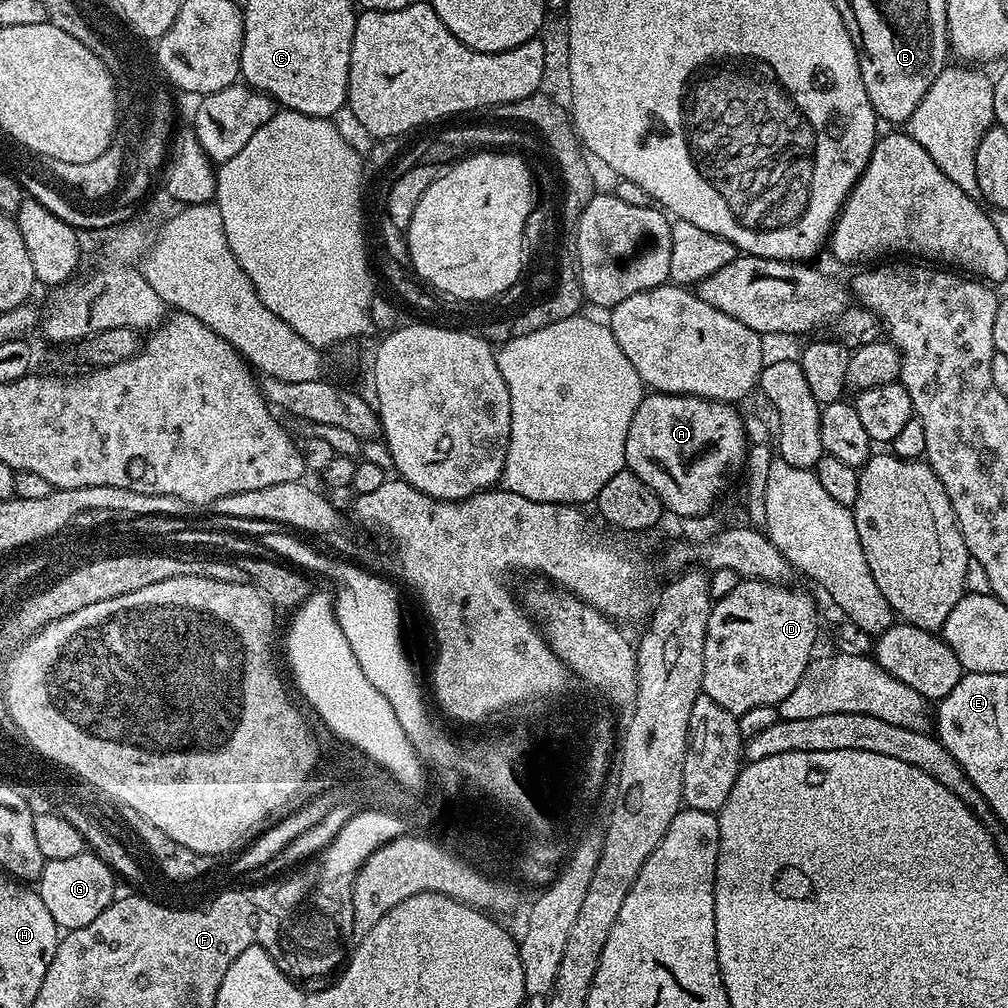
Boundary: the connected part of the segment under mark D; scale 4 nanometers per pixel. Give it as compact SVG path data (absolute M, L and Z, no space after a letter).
M741 579L740 584L736 585L730 594L726 594L725 597L717 599L713 603L712 613L706 626L706 646L704 647L704 665L702 666L702 692L703 695L714 698L714 702L718 702L718 706L722 706L722 710L734 714L737 718L755 707L779 706L786 698L786 694L790 694L790 690L794 690L794 686L798 686L802 674L808 669L808 664L814 659L812 647L816 644L816 604L806 593L799 592L796 588L788 587L792 586L771 584L765 580Z

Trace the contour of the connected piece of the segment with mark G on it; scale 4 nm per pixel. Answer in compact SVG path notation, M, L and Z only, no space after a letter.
M91 850L77 854L74 858L58 858L45 863L38 881L40 903L46 906L50 918L64 930L86 928L106 906L110 906L116 892L117 877L106 862Z

